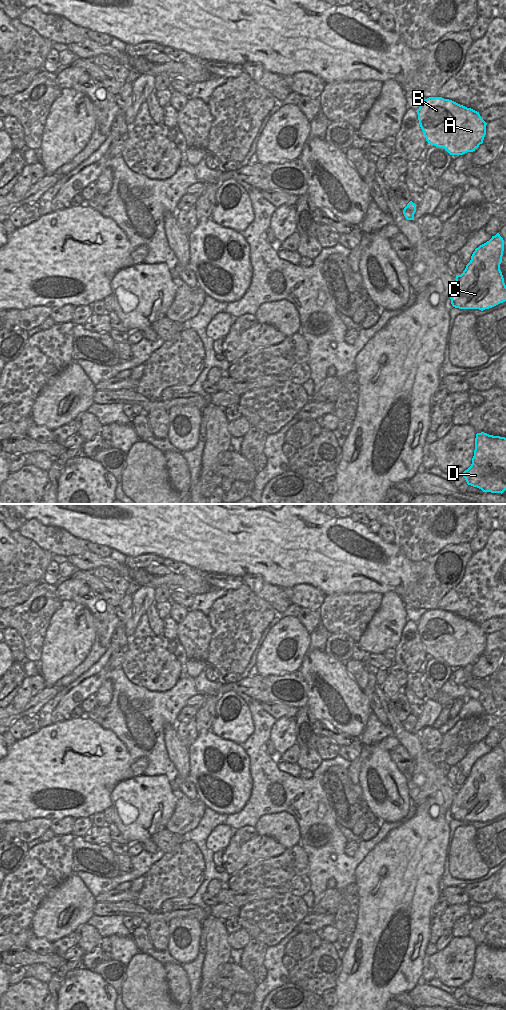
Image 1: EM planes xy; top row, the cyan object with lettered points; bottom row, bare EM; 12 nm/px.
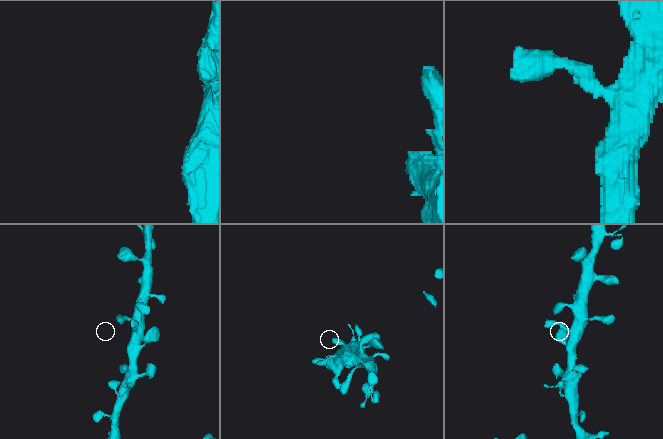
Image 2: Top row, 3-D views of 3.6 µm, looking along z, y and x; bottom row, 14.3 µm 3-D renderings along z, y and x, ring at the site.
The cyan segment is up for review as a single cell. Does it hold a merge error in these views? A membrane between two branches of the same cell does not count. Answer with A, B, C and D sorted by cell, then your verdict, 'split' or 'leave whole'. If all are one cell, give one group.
A B C D; leave whole

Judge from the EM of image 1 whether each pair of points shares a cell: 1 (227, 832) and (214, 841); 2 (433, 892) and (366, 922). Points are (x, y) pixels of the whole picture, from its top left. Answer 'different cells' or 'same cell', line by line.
1: same cell
2: same cell

